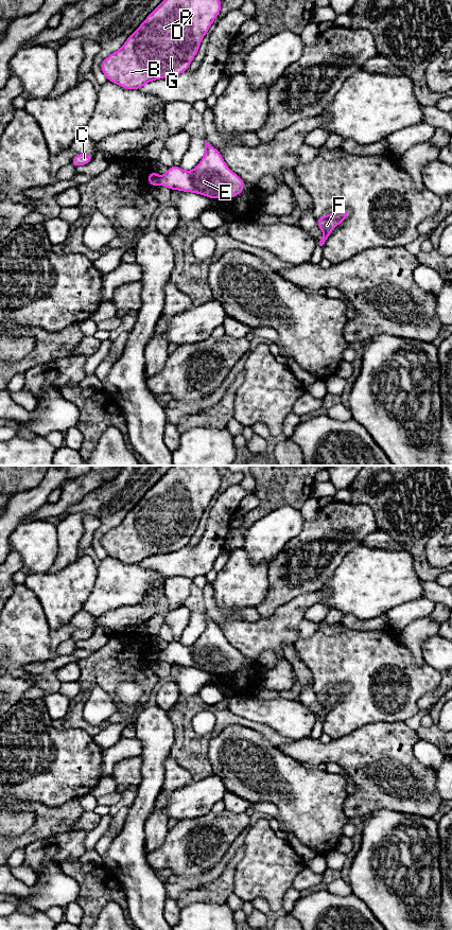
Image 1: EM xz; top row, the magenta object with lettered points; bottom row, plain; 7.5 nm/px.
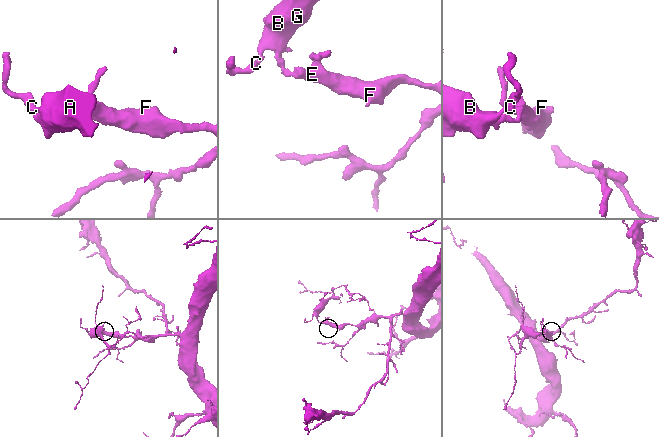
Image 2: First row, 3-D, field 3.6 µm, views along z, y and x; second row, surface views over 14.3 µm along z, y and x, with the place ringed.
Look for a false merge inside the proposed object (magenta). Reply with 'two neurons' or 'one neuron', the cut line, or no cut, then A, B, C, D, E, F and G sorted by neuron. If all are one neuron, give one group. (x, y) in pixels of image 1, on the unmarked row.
two neurons | xz (160, 651), (158, 659) | A B C D G / E F

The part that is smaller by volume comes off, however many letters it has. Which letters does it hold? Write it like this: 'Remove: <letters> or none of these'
Remove: A, B, C, D, G

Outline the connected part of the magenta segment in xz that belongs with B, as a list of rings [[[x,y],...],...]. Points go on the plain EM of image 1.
[[[174,466],[153,485],[117,527],[102,536],[103,550],[123,564],[142,564],[146,558],[188,546],[221,484],[214,466]]]

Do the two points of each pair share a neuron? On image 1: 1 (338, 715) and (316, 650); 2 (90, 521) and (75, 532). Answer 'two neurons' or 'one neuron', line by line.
1: one neuron
2: two neurons

